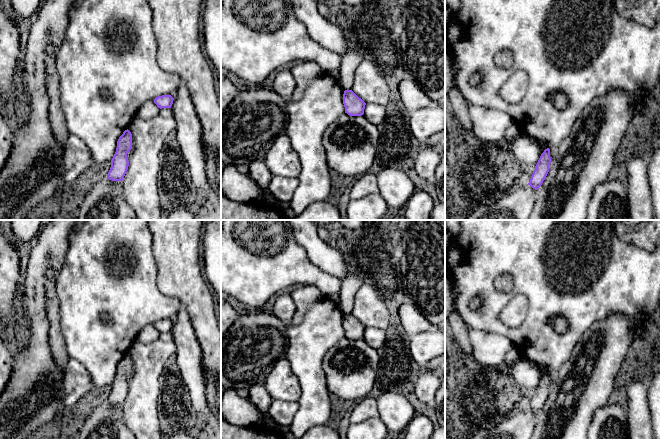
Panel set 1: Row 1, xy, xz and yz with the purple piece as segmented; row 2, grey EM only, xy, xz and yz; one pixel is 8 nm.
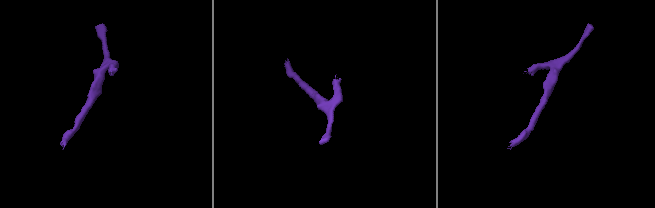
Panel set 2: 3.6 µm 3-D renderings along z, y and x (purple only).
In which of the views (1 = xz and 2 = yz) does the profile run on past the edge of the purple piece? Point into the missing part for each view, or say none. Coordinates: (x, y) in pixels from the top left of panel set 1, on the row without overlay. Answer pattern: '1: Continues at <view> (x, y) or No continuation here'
1: No continuation here
2: No continuation here

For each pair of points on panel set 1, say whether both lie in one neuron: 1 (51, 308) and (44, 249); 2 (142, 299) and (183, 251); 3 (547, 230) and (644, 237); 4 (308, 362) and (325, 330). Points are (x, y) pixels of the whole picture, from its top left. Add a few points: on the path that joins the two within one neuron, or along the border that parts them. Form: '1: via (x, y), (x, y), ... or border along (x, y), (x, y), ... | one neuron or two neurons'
1: border along (49, 268), (46, 272), (45, 293) | two neurons
2: border along (154, 259), (158, 288), (175, 297) | two neurons
3: border along (614, 230), (621, 239), (637, 248) | two neurons
4: via (308, 354), (308, 347), (317, 338) | one neuron

